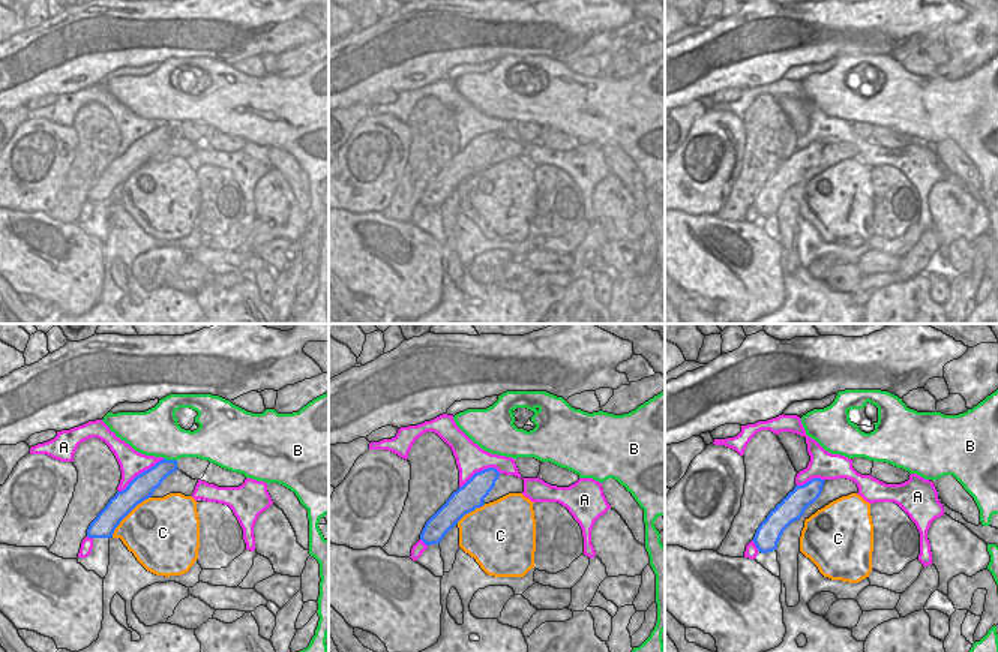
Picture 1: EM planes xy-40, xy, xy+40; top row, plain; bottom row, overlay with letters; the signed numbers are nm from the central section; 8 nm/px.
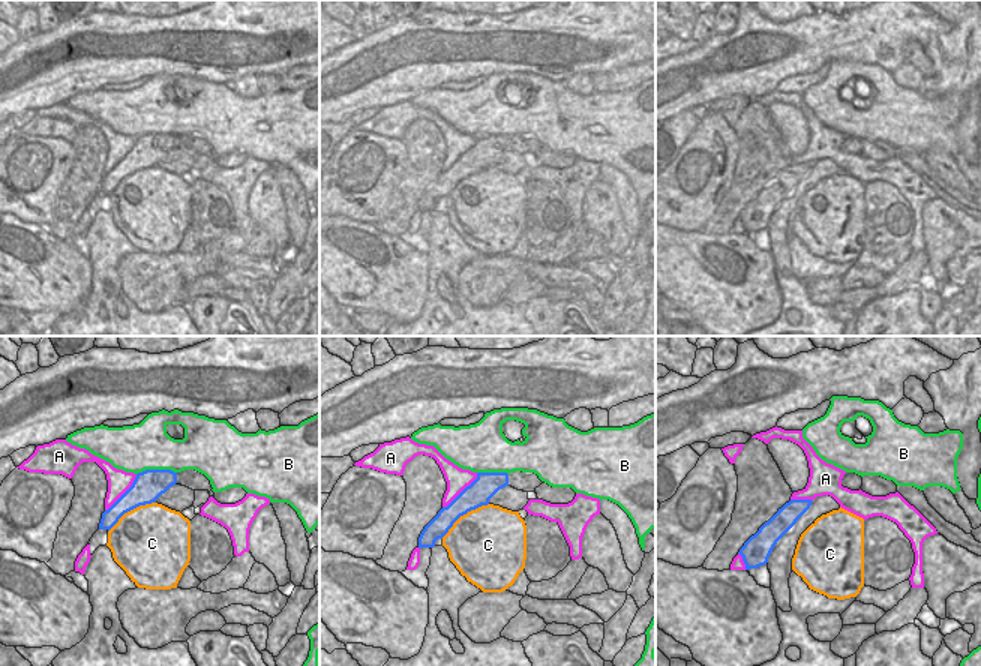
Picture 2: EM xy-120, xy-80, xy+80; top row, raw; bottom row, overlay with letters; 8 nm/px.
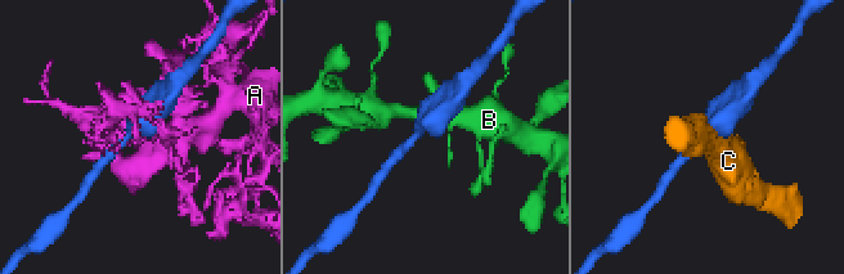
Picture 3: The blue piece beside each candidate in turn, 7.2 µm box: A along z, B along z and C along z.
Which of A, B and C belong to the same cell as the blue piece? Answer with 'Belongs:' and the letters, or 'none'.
Belongs: C

